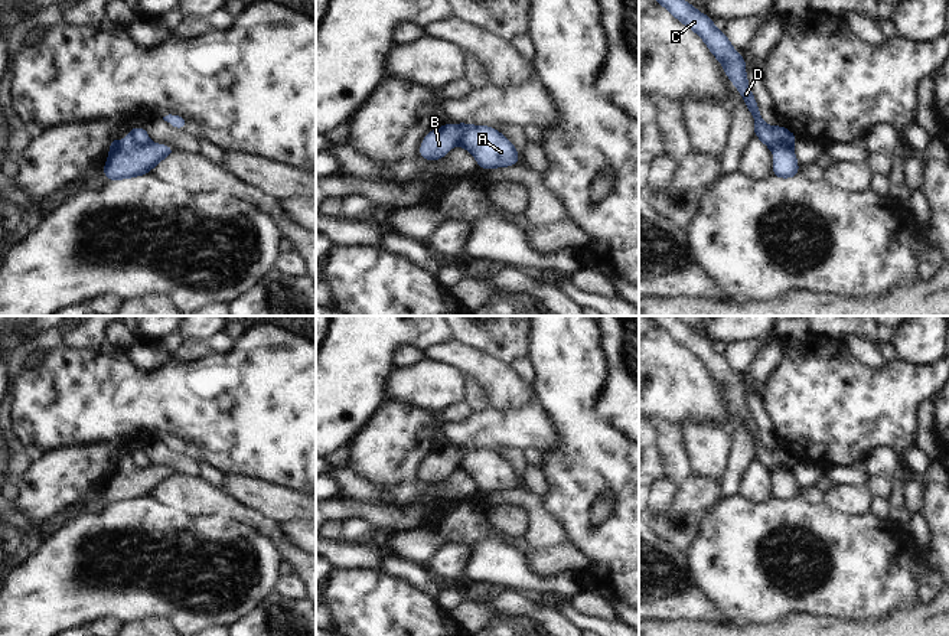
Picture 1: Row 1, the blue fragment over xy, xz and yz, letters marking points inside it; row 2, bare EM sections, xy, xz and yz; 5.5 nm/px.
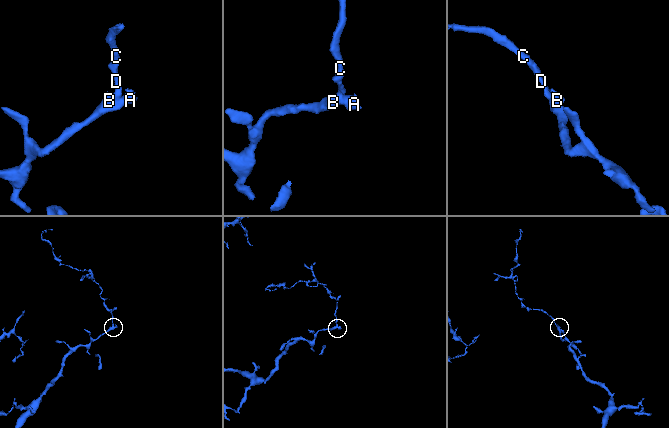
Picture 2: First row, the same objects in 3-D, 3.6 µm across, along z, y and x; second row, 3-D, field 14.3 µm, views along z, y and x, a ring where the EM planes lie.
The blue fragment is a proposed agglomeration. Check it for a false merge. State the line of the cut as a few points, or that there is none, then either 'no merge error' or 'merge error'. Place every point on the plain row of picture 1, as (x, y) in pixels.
cut xy (124, 465), (133, 469), (150, 467); merge error

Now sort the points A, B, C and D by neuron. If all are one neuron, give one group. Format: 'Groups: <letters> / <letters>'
Groups: A B / C D.

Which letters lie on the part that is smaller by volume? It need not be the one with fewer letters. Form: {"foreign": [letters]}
{"foreign": ["C", "D"]}

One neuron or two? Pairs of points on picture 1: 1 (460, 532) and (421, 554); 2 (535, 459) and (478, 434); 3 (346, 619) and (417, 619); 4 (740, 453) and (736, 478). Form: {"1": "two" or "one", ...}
{"1": "one", "2": "two", "3": "one", "4": "one"}

